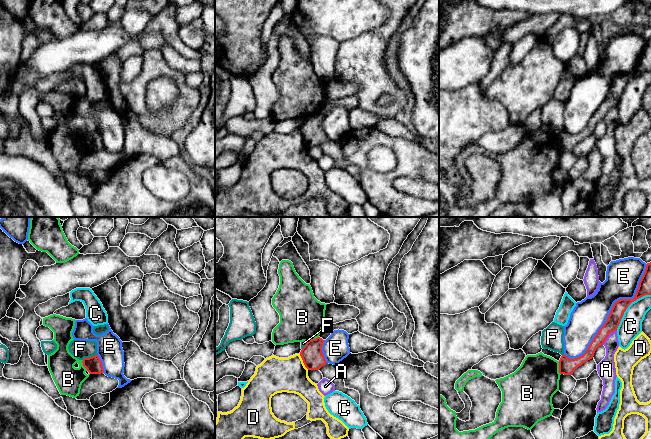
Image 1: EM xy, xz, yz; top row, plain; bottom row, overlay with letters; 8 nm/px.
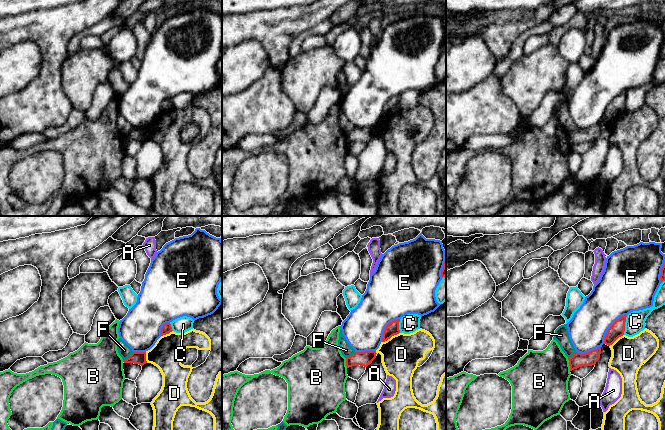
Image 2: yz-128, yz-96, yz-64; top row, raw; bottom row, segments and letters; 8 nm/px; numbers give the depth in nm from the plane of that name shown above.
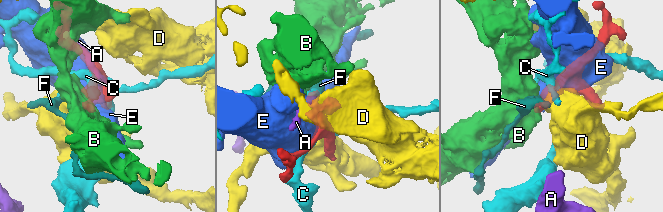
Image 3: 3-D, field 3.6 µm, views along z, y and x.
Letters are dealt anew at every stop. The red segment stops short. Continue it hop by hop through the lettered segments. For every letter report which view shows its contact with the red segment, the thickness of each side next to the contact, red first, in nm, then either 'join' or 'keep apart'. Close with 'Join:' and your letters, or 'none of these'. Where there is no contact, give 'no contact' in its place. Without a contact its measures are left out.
A: contact in yz; calibres 110 and 130 nm; keep apart
B: contact in yz; calibres 130 and 360 nm; keep apart
C: contact in yz; calibres 110 and 180 nm; keep apart
D: contact in xz; calibres 170 and 280 nm; keep apart
E: contact in yz; calibres 110 and 280 nm; keep apart
F: contact in xy; calibres 130 and 140 nm; keep apart
Join: none of these

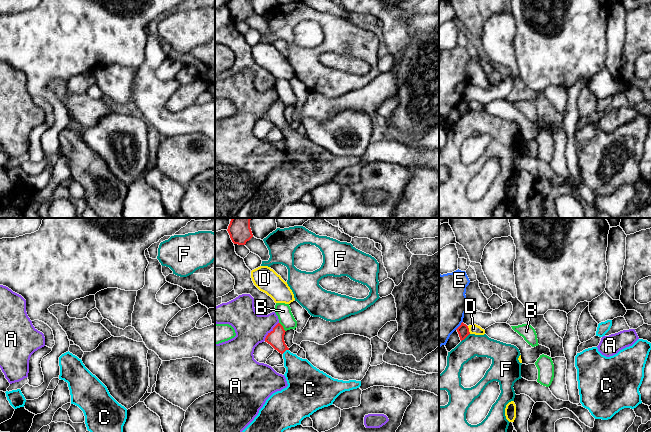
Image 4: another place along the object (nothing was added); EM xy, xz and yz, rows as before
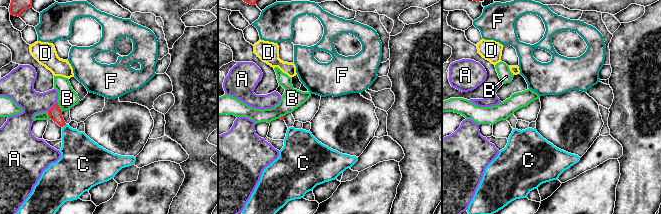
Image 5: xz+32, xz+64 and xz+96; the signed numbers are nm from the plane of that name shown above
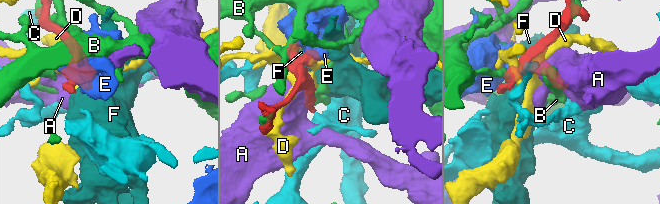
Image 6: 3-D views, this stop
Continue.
A: contact in xz; calibres 140 and 260 nm; keep apart
B: contact in xz; calibres 140 and 120 nm; keep apart
C: contact in xz; calibres 140 and 260 nm; join
D: contact in yz; calibres 90 and 80 nm; keep apart
E: contact in yz; calibres 90 and 440 nm; keep apart
F: contact in yz; calibres 90 and 180 nm; keep apart
Join: C

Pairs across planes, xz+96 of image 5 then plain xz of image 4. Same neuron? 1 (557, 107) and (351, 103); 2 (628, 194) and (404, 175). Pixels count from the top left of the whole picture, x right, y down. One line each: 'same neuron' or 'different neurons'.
1: different neurons
2: different neurons

